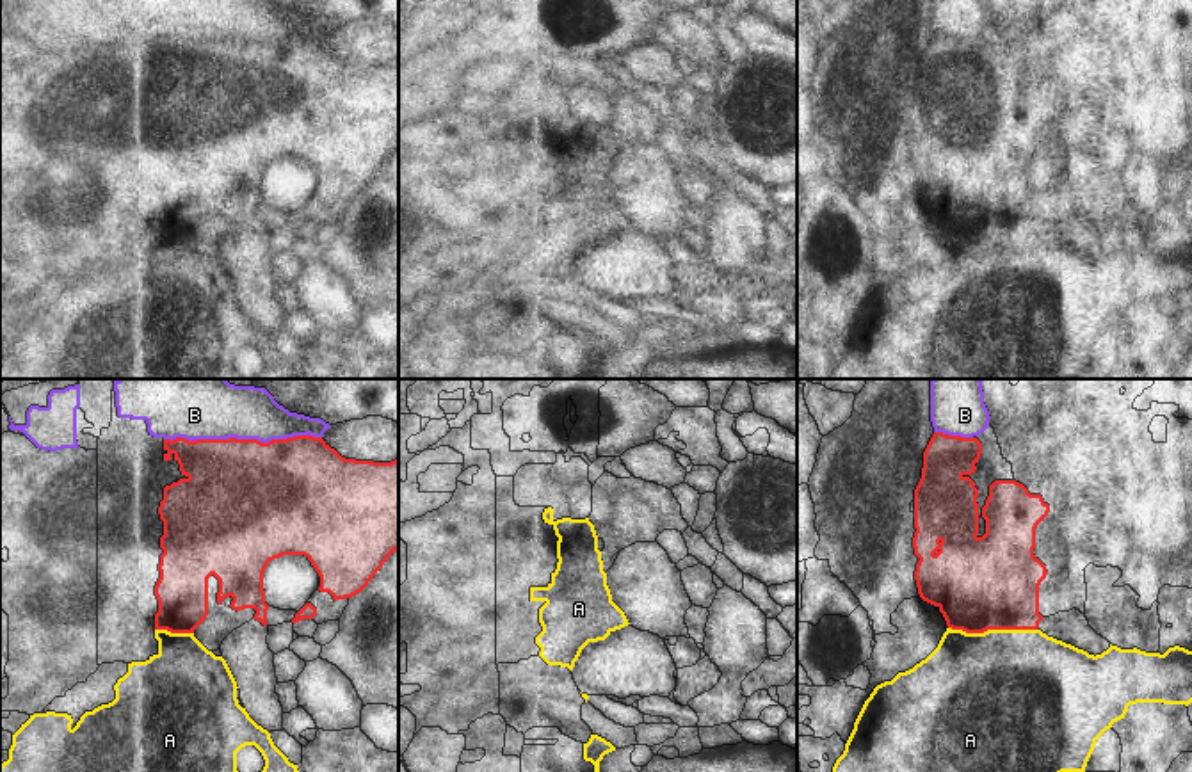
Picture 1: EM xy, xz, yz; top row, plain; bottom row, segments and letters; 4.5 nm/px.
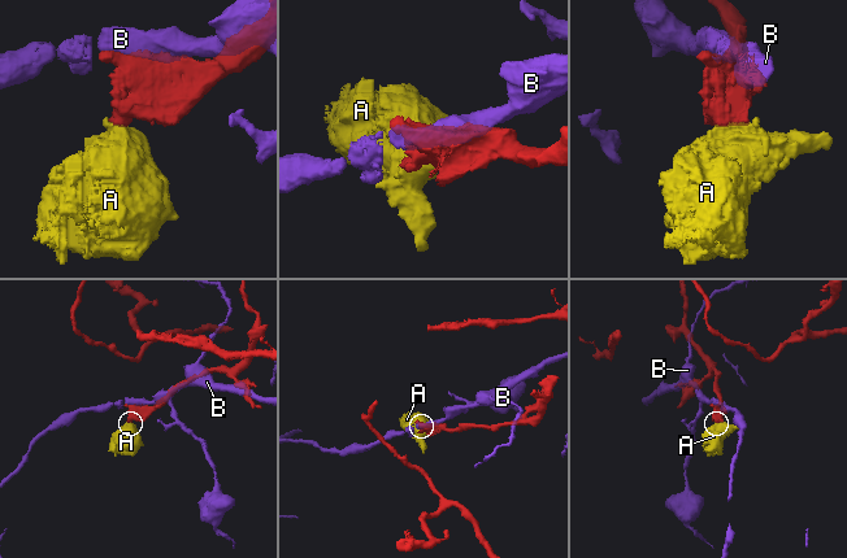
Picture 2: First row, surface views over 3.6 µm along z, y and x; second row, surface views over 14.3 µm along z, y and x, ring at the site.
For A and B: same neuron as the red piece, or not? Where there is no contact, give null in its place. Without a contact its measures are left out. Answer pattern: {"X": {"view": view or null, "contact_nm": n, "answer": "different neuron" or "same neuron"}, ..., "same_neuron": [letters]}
{"A": {"view": "yz", "contact_nm": 400, "answer": "different neuron"}, "B": {"view": "xy", "contact_nm": 700, "answer": "different neuron"}, "same_neuron": []}

